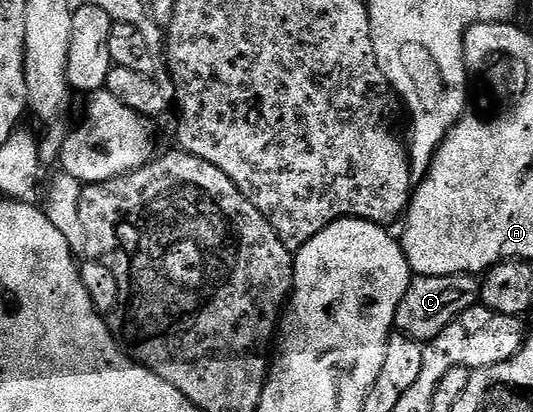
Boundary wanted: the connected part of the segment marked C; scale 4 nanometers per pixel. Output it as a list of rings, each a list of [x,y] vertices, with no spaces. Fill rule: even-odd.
[[[451,273],[447,277],[427,277],[413,275],[407,285],[407,293],[403,293],[403,301],[399,301],[399,309],[393,318],[393,326],[398,332],[424,345],[430,343],[455,317],[467,313],[467,309],[478,306],[481,298],[481,285],[476,275]]]

